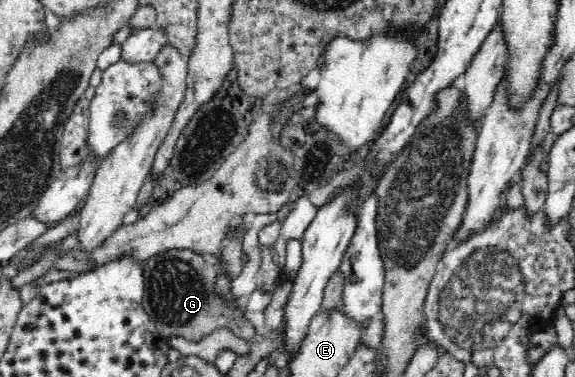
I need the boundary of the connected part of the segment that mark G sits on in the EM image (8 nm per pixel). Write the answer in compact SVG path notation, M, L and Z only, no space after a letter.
M237 235L222 249L223 263L220 261L219 265L204 256L183 249L163 251L143 262L145 292L142 306L157 331L166 339L172 335L183 335L185 340L199 342L218 328L228 328L245 341L258 338L251 322L238 320L237 312L229 310L223 300L213 294L219 269L229 269L235 277L241 274L243 237L244 235Z

